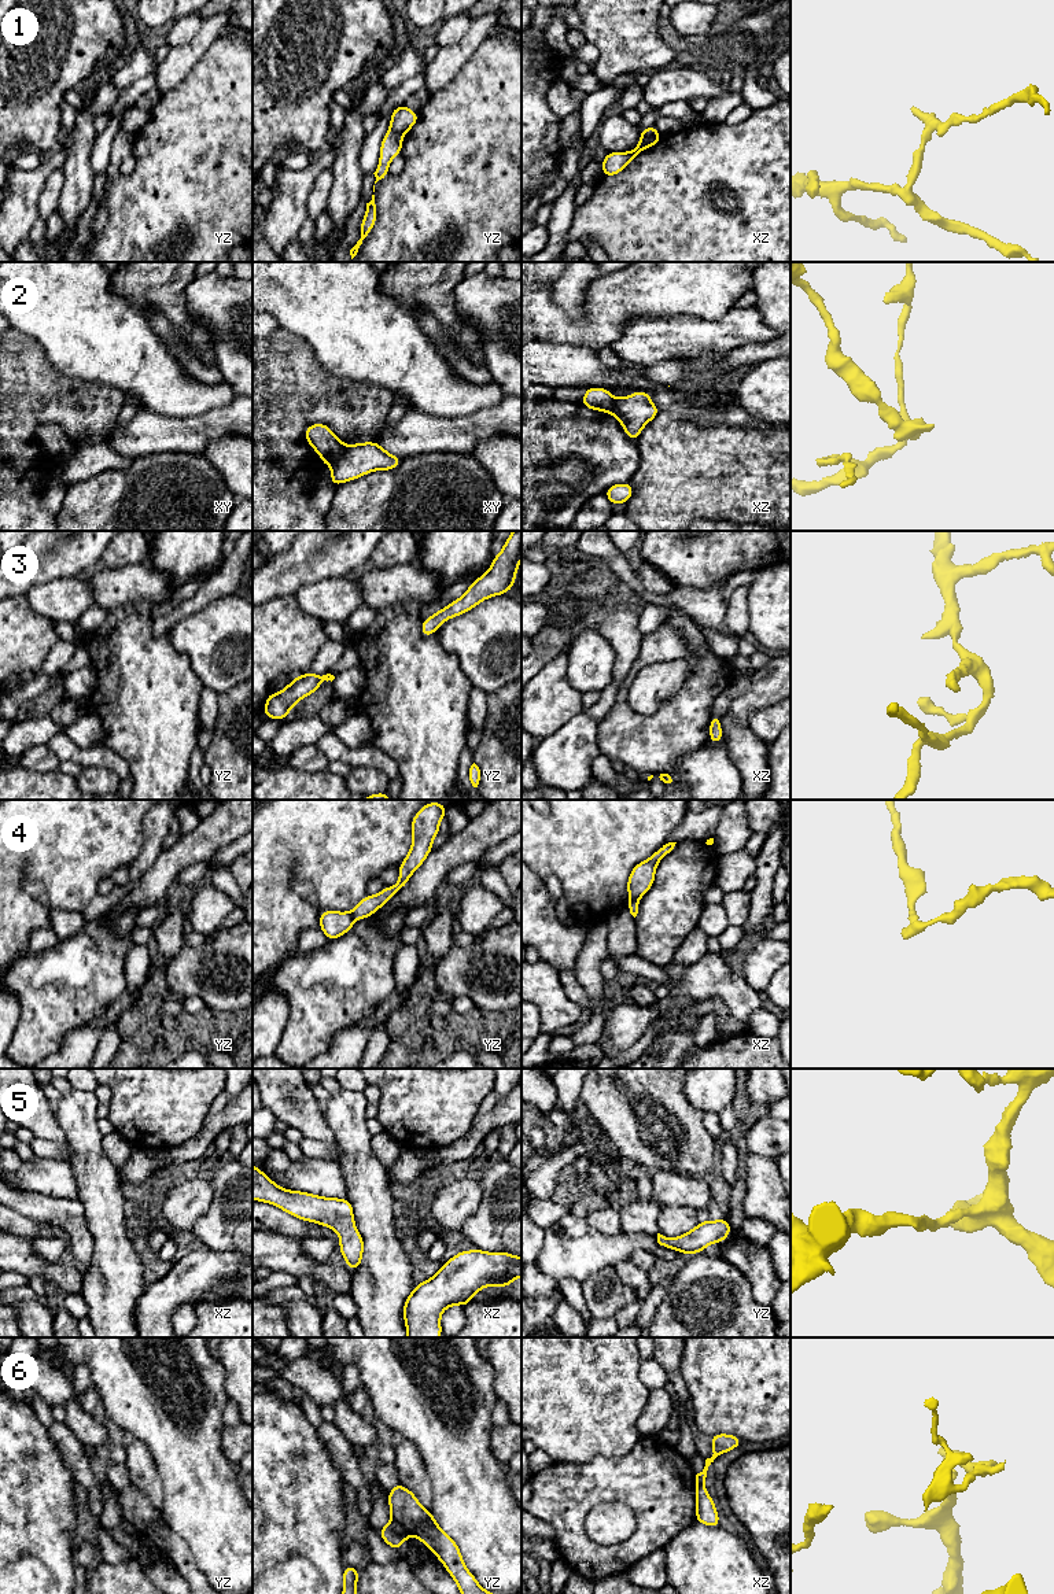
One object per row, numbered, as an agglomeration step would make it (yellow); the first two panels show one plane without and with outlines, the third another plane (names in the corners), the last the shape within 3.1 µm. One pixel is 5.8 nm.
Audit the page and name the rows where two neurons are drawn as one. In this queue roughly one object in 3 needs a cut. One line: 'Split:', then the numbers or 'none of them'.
Split: 1, 2, 4, 6

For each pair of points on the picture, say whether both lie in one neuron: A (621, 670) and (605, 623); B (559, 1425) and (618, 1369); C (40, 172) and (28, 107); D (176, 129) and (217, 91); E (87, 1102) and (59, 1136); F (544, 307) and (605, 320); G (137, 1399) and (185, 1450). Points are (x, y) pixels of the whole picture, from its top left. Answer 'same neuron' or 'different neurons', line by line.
A: same neuron
B: same neuron
C: different neurons
D: same neuron
E: different neurons
F: same neuron
G: same neuron

